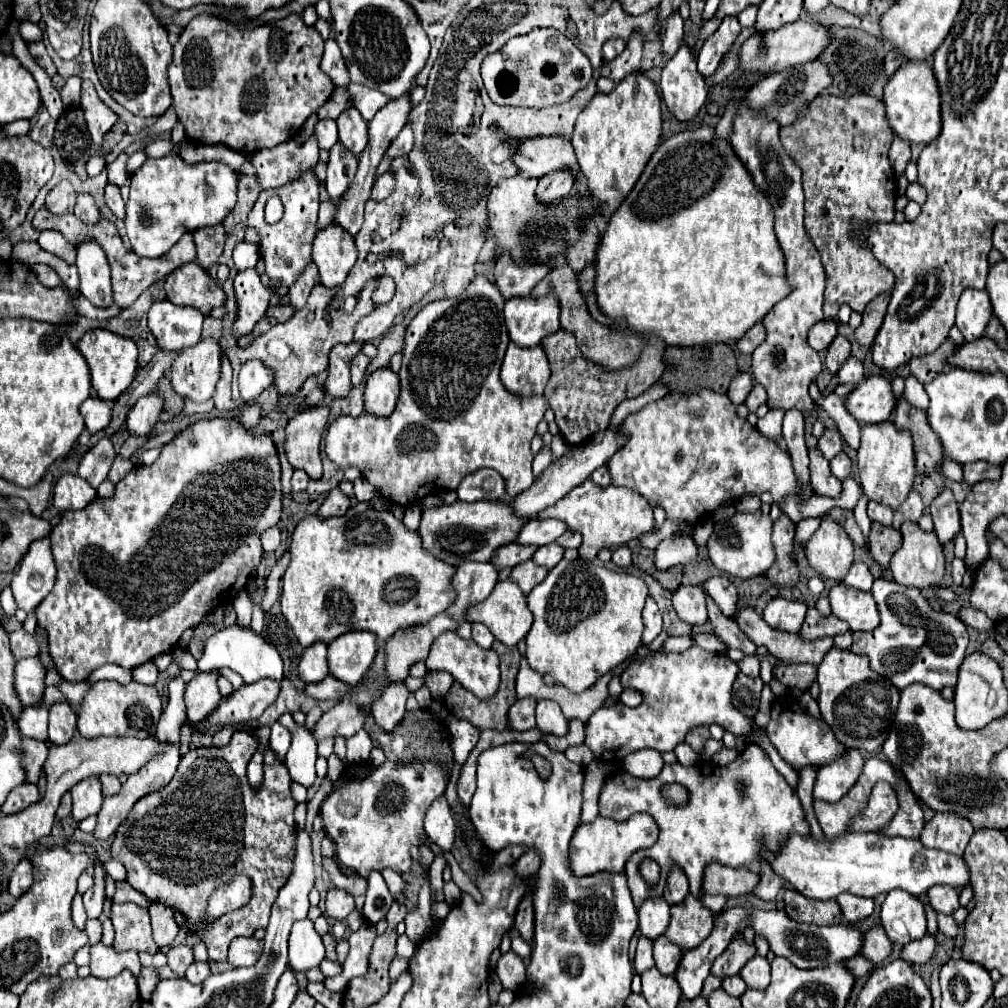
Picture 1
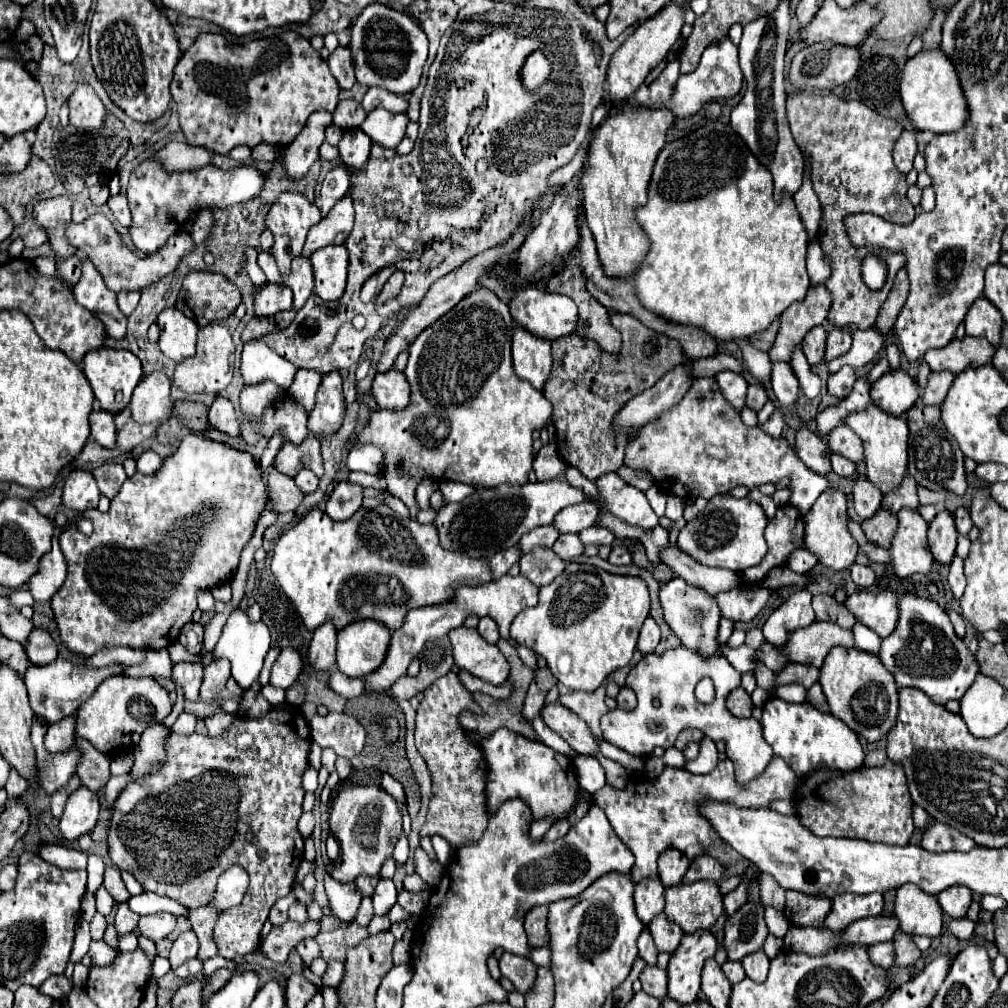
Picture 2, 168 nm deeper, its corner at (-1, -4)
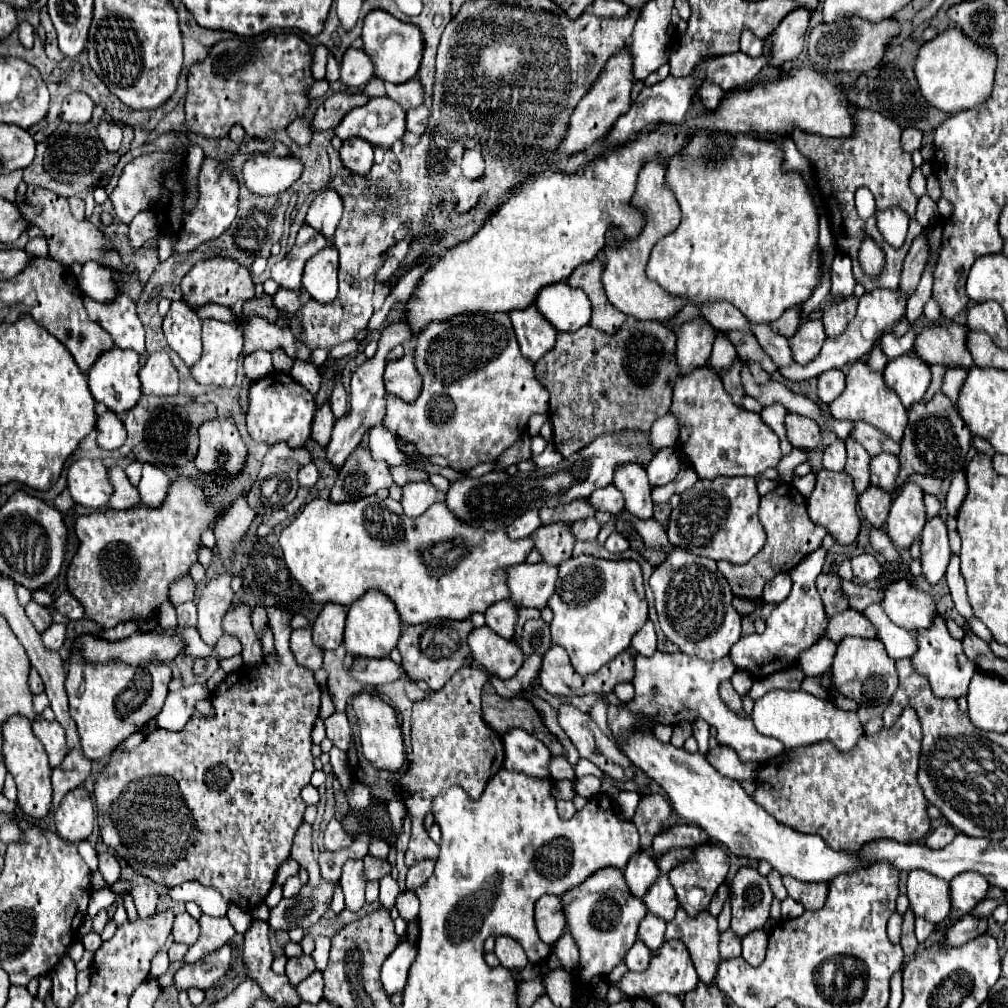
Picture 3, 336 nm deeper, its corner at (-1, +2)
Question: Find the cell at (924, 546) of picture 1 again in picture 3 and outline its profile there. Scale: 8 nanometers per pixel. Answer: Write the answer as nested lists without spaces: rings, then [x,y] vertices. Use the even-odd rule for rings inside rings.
[[[904,483],[898,497],[892,501],[890,515],[886,519],[888,537],[898,549],[910,549],[912,541],[920,537],[926,515],[924,515],[924,493],[918,483]]]

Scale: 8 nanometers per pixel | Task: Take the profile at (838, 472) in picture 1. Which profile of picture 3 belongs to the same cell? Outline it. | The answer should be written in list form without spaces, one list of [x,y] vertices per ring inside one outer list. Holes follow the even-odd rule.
[[[836,439],[824,449],[822,467],[830,471],[844,471],[844,465],[846,465],[846,447],[844,447],[844,441]]]

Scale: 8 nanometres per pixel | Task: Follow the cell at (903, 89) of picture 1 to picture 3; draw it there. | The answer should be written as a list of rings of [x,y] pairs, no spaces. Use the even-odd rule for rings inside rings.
[[[952,27],[922,45],[914,71],[924,99],[940,111],[954,115],[958,111],[978,107],[990,97],[996,57],[994,53],[990,53],[990,49],[982,49],[982,45],[970,41],[970,37],[962,33],[962,29]]]

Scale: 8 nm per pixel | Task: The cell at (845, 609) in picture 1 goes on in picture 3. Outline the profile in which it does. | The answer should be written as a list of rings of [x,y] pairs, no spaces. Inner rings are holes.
[[[898,581],[886,587],[882,607],[886,615],[900,627],[914,631],[930,627],[936,617],[936,601],[928,593],[914,589],[908,581]]]

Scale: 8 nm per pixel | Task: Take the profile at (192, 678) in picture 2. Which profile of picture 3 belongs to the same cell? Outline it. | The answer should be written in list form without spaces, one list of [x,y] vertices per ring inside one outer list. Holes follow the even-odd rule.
[[[188,629],[188,631],[184,631],[184,633],[180,633],[188,643],[188,647],[182,651],[184,655],[190,655],[192,659],[196,659],[196,657],[200,657],[200,655],[206,655],[206,653],[212,653],[212,649],[200,639],[200,633],[198,633],[198,629]]]

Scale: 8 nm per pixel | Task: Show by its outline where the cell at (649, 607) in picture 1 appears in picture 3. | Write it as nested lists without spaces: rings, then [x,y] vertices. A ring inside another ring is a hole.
[[[648,619],[648,621],[644,623],[644,627],[632,637],[632,647],[634,647],[640,655],[644,655],[644,657],[654,655],[654,651],[656,651],[656,631],[654,631],[654,625],[652,625],[650,619]]]

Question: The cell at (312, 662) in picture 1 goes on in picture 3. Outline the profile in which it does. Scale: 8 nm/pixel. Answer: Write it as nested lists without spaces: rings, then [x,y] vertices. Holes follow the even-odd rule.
[[[324,605],[312,625],[314,643],[322,649],[336,649],[344,639],[346,609],[342,605]]]

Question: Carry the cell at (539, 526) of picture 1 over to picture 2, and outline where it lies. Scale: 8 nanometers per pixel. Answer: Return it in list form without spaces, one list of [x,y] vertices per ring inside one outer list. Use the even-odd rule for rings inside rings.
[[[578,503],[578,505],[570,505],[566,507],[564,511],[560,511],[554,521],[552,521],[552,527],[560,533],[560,535],[566,535],[566,533],[578,533],[590,525],[594,525],[596,521],[596,507],[592,503]]]

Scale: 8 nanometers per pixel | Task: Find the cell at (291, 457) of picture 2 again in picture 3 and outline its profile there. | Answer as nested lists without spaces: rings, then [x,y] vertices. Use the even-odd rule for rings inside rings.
[[[280,443],[280,445],[272,445],[270,451],[264,455],[264,461],[262,461],[262,467],[260,467],[260,473],[258,473],[258,479],[256,483],[252,485],[250,493],[248,493],[248,505],[256,511],[256,513],[262,513],[262,515],[268,515],[272,511],[278,511],[278,509],[284,509],[294,497],[296,497],[296,491],[298,491],[298,471],[300,467],[304,467],[306,463],[310,463],[310,453],[306,449],[290,449],[286,443]]]

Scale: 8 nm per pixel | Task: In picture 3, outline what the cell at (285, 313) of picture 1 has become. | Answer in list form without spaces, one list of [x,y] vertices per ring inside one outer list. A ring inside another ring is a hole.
[[[274,351],[272,353],[272,363],[274,363],[274,369],[286,371],[286,373],[290,373],[290,369],[294,365],[294,361],[290,361],[290,357],[284,351]]]

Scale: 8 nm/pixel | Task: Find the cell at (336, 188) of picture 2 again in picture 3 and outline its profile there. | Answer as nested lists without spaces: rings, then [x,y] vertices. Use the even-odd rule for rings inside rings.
[[[326,189],[314,199],[304,221],[306,221],[306,225],[318,229],[318,233],[322,233],[330,241],[334,237],[340,215],[342,215],[340,195],[334,189]]]

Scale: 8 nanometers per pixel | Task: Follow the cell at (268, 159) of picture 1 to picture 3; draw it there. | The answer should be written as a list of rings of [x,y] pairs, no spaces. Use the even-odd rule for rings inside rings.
[[[356,91],[356,93],[334,93],[332,97],[328,97],[318,111],[312,117],[312,127],[314,131],[326,131],[326,129],[334,129],[338,125],[338,121],[342,121],[342,117],[354,109],[354,107],[362,107],[366,105],[368,95],[364,91]]]

